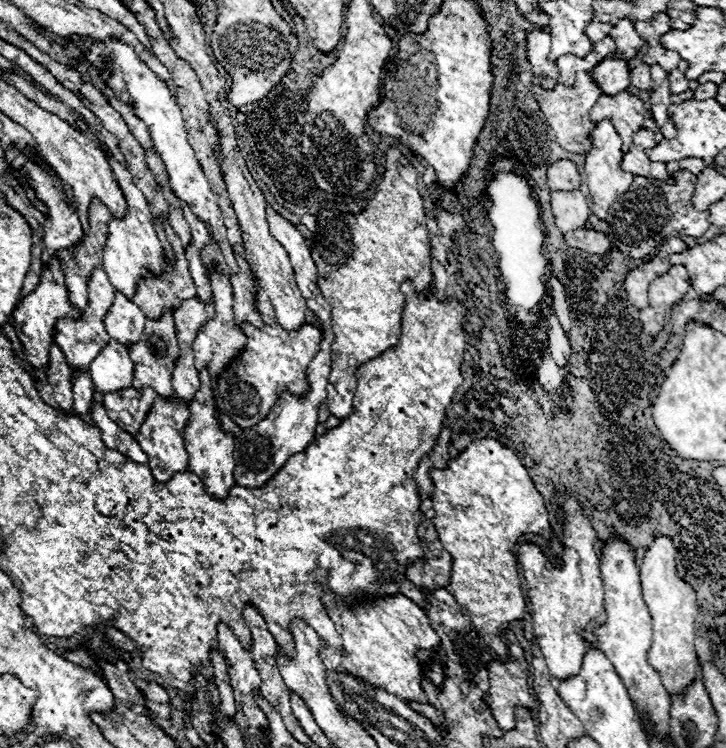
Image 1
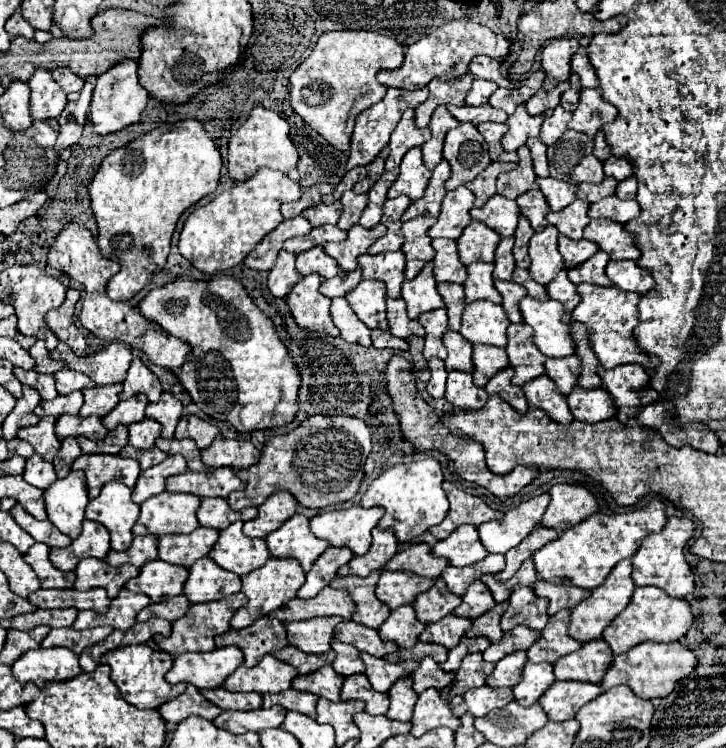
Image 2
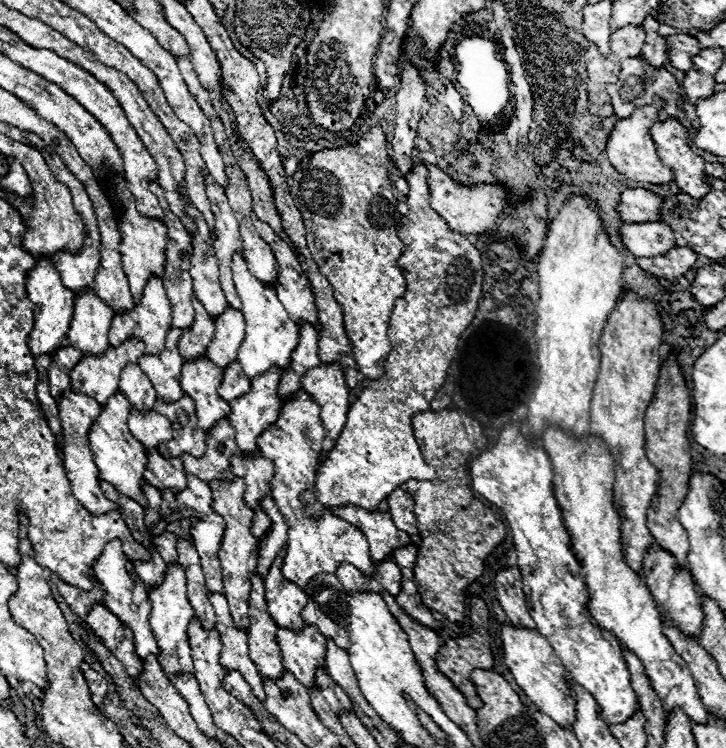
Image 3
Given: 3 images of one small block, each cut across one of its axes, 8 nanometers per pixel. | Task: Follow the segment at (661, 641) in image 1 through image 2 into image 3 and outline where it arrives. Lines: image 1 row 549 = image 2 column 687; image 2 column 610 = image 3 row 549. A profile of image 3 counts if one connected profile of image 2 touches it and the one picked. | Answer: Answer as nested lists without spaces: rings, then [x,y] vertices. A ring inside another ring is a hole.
[[[670,354],[662,366],[658,386],[654,398],[646,410],[646,454],[658,472],[658,494],[654,496],[652,506],[648,508],[648,530],[654,542],[670,552],[678,566],[686,564],[688,554],[688,536],[678,520],[680,504],[688,492],[688,480],[692,474],[692,456],[688,442],[688,426],[690,426],[690,390],[684,382],[684,376],[676,364],[676,358]]]

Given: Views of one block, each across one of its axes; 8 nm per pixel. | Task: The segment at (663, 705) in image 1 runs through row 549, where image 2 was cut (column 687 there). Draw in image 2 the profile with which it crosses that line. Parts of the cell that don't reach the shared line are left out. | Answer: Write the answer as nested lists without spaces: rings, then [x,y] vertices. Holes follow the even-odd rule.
[[[642,586],[634,590],[634,596],[630,600],[630,604],[626,606],[624,612],[620,612],[612,624],[604,630],[602,638],[610,644],[614,654],[622,654],[626,650],[630,650],[632,646],[652,640],[652,642],[676,642],[680,640],[688,628],[692,626],[692,610],[690,604],[682,598],[672,598],[668,596],[662,588],[656,586]]]

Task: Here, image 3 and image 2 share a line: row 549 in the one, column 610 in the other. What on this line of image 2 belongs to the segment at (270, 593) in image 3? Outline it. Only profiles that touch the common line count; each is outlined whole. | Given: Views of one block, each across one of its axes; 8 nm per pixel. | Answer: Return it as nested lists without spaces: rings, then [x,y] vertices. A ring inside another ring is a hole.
[[[598,250],[596,256],[592,256],[590,260],[586,260],[584,264],[568,270],[568,278],[574,282],[574,284],[580,284],[580,282],[588,282],[588,284],[596,284],[596,286],[612,286],[612,282],[608,280],[604,268],[608,264],[608,254]]]

